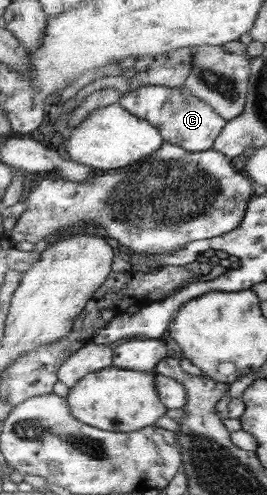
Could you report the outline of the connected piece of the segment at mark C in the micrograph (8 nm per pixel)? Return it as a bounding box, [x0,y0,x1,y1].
[118,85,228,152]

